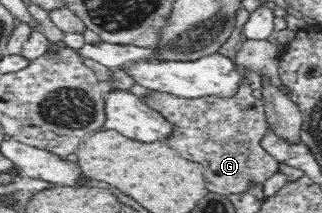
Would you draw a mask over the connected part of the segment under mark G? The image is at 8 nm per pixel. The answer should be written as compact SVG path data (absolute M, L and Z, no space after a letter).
M244 74L240 89L228 99L213 95L186 99L149 90L140 100L170 120L174 131L164 141L181 157L202 165L209 192L224 196L244 194L255 184L263 186L279 171L279 162L261 146L262 136L269 129L264 102L254 97Z

